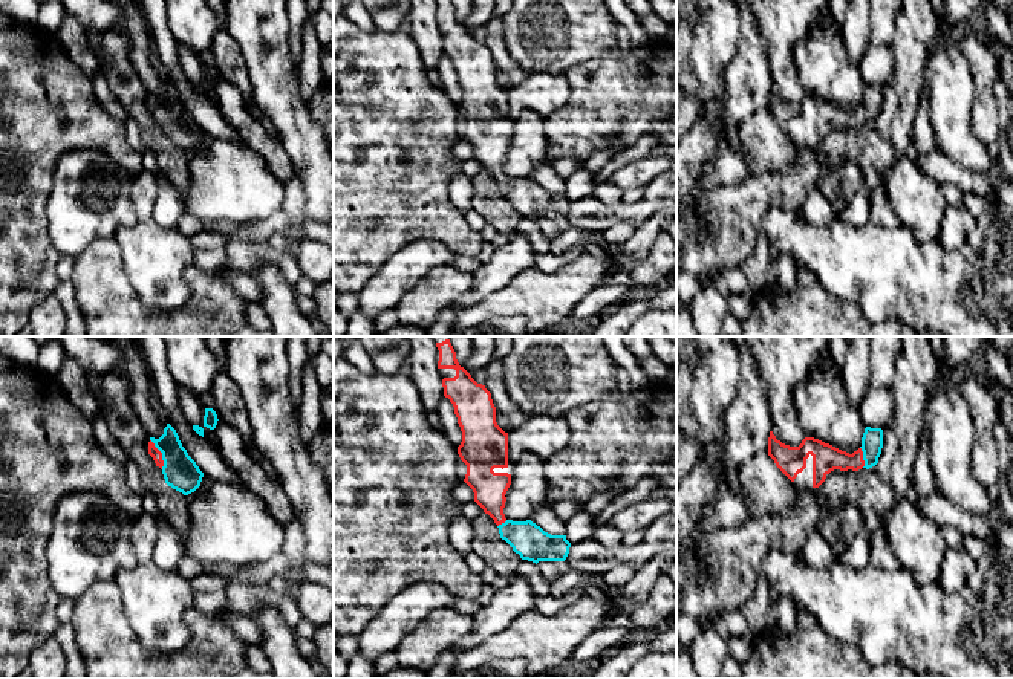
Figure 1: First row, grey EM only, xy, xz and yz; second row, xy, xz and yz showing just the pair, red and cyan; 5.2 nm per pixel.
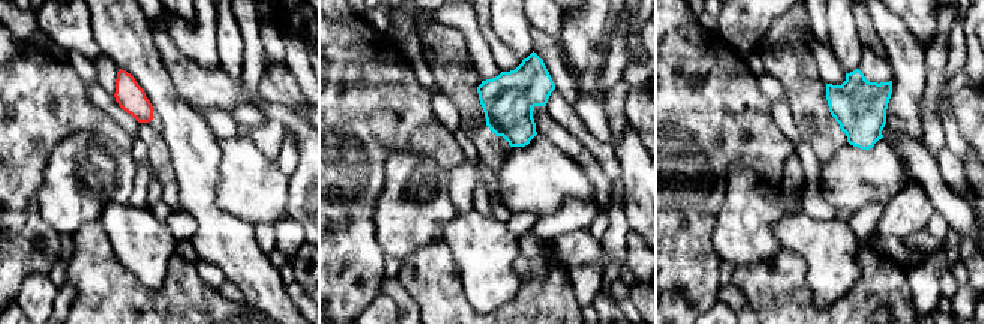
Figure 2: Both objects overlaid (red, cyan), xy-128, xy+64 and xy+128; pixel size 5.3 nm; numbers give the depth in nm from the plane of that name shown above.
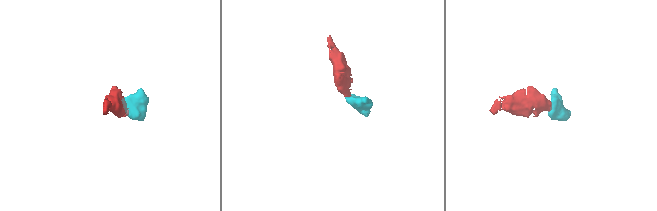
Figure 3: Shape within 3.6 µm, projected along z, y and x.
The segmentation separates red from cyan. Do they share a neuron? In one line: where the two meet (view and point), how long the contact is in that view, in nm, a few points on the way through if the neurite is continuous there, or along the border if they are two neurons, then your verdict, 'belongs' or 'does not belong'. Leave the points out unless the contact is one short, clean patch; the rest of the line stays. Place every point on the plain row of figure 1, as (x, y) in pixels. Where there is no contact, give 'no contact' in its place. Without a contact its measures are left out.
meets red in xy at (161, 112); contact 170 nm long; runs through xy (153, 109), (161, 112), (181, 130); belongs

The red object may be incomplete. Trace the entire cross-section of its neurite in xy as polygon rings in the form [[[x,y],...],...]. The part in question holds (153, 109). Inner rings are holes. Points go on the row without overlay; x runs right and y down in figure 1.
[[[167,81],[159,96],[150,95],[148,112],[162,127],[165,141],[173,147],[188,153],[200,144],[204,130],[188,113],[170,81]]]

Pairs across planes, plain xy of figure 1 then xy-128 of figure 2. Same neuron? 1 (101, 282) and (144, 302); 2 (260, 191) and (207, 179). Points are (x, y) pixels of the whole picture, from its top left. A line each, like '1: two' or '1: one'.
1: one
2: two

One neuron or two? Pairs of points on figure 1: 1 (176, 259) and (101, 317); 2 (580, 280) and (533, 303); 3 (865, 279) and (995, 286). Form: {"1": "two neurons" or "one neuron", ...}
{"1": "two neurons", "2": "one neuron", "3": "one neuron"}

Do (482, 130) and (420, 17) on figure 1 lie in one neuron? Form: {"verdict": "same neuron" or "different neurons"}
{"verdict": "different neurons"}

